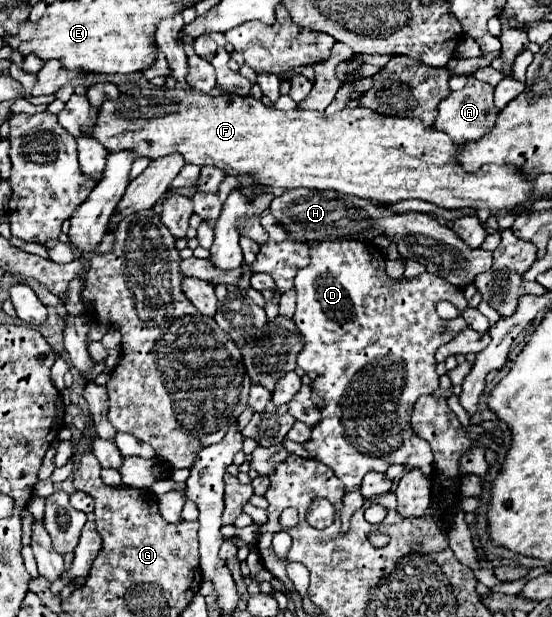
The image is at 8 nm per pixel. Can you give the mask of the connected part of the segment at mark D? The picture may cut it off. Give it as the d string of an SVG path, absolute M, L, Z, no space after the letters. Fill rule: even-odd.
M323 241L323 243L315 243L311 245L311 263L301 269L295 277L295 287L297 287L297 309L295 309L295 323L297 323L297 329L301 333L301 337L305 339L305 349L297 355L297 365L303 369L303 371L313 371L317 377L313 381L313 389L311 389L311 395L313 395L313 401L317 401L319 397L325 399L325 409L321 411L321 423L317 427L311 429L311 441L305 443L305 449L315 457L319 459L321 463L325 463L329 469L333 469L335 477L339 477L343 483L345 483L345 489L347 491L357 491L361 487L361 481L365 477L365 473L369 471L377 471L377 473L385 473L389 465L393 463L401 463L401 465L409 465L409 467L417 467L425 477L431 477L433 475L433 453L431 453L431 447L429 443L425 443L425 439L417 437L417 433L413 431L409 419L411 419L411 409L415 405L415 401L421 397L421 395L431 395L435 393L435 389L439 387L439 375L435 371L437 367L437 361L435 361L435 351L449 343L463 327L467 327L465 319L463 317L455 317L455 319L441 319L435 311L435 305L437 301L445 299L445 301L451 301L459 311L463 311L467 307L467 299L463 295L461 289L457 287L451 287L449 283L445 283L445 279L435 279L433 275L419 275L415 279L401 279L401 281L393 281L389 279L389 275L385 273L385 259L381 255L381 251L377 247L373 247L371 243L365 245L361 241Z

